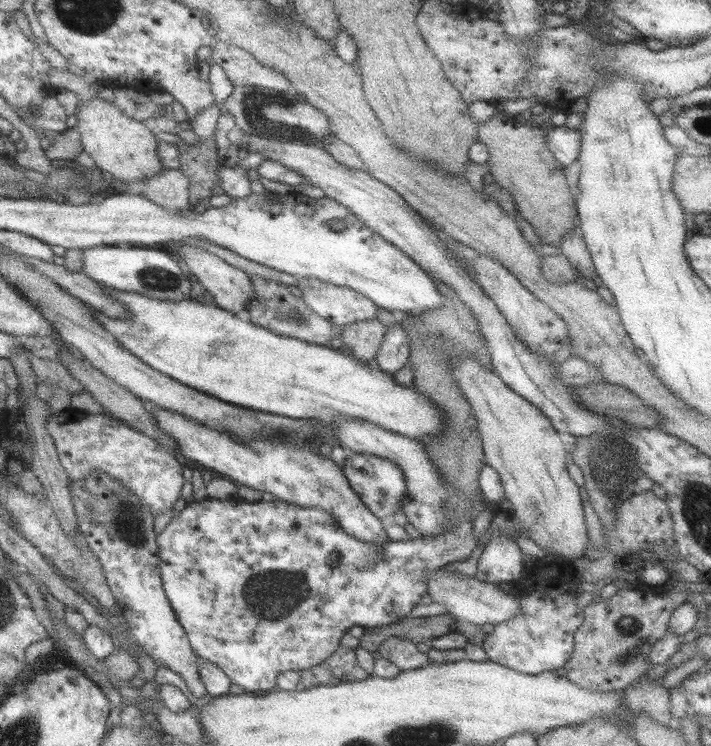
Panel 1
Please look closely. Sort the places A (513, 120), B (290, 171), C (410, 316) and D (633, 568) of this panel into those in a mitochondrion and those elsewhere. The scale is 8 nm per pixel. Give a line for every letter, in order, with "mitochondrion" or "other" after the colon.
A: other
B: other
C: other
D: other

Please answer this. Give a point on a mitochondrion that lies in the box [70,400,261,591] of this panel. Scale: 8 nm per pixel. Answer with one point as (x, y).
(129, 522)

